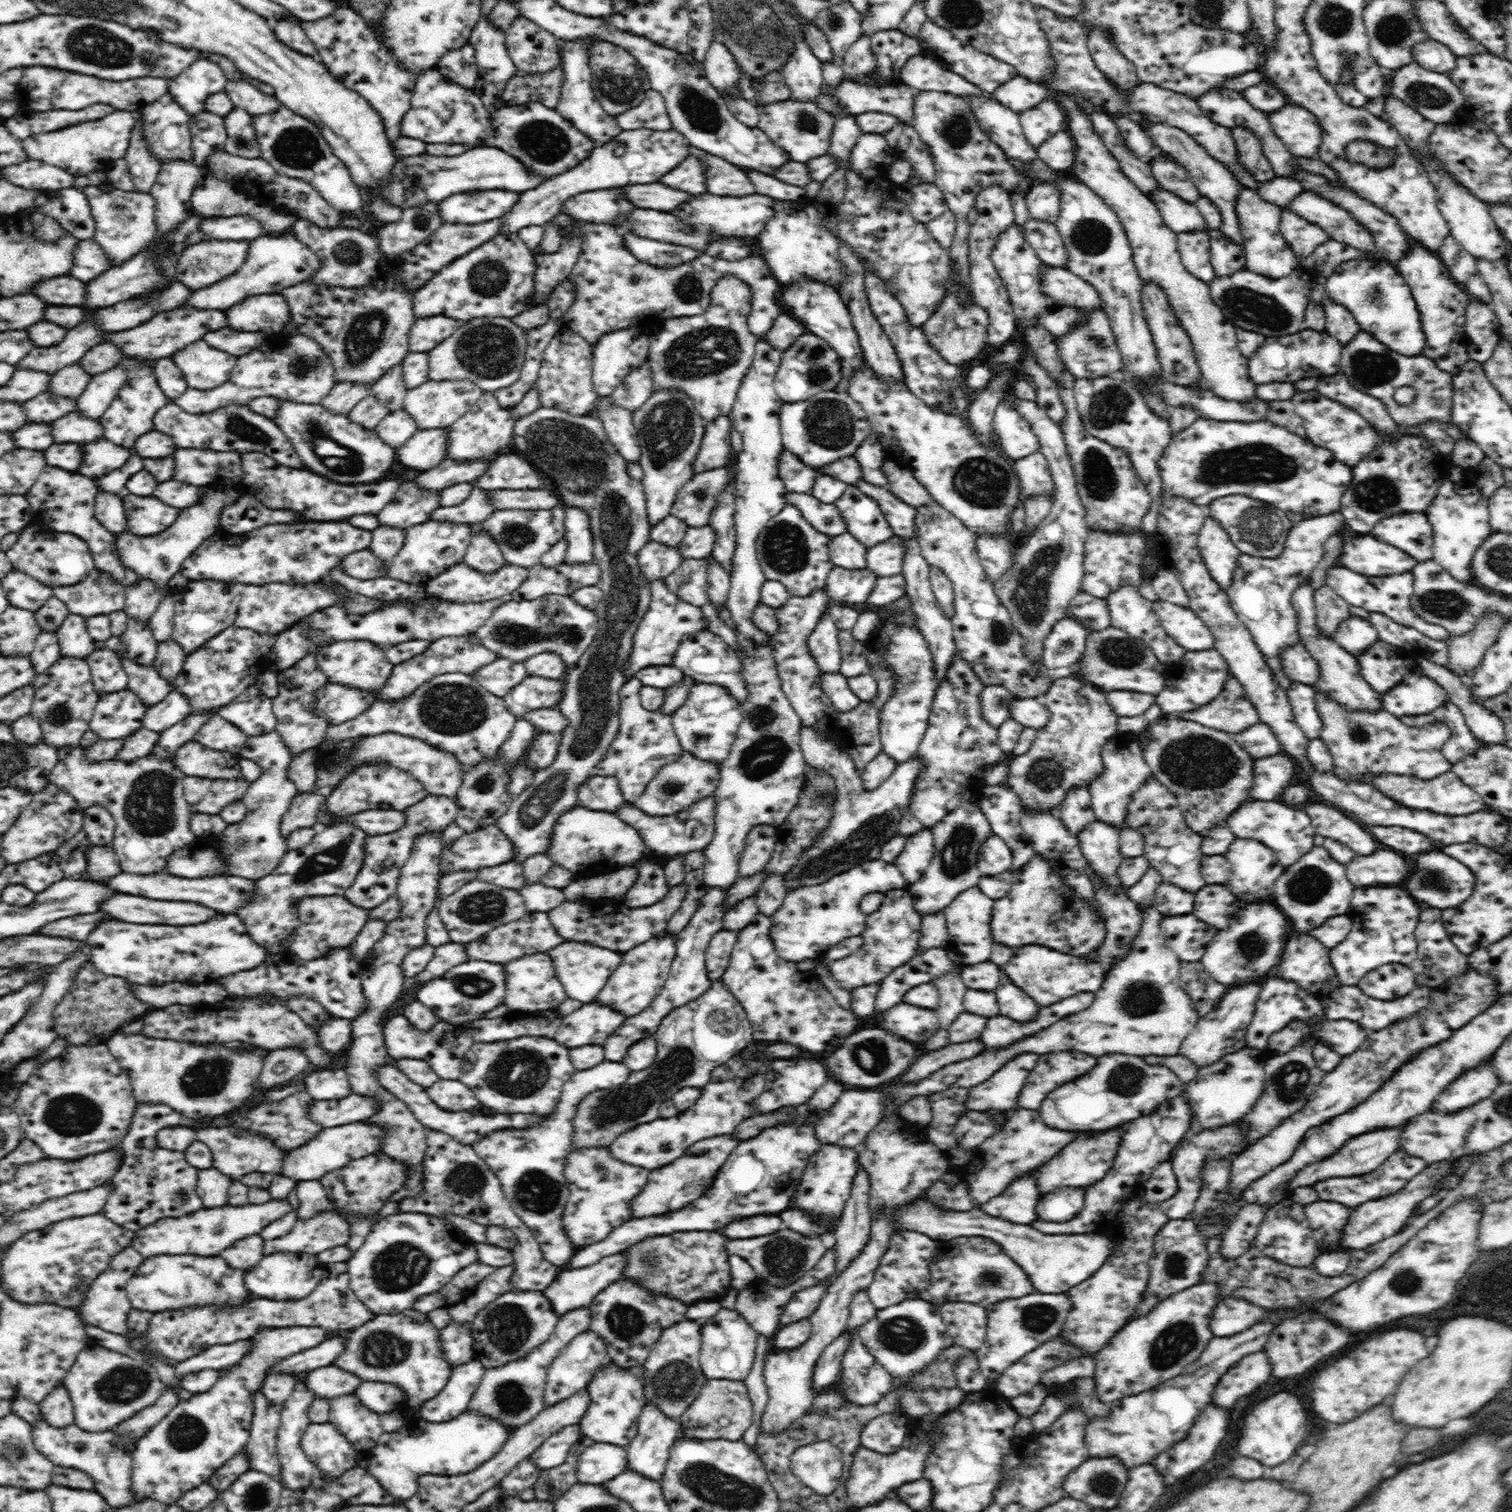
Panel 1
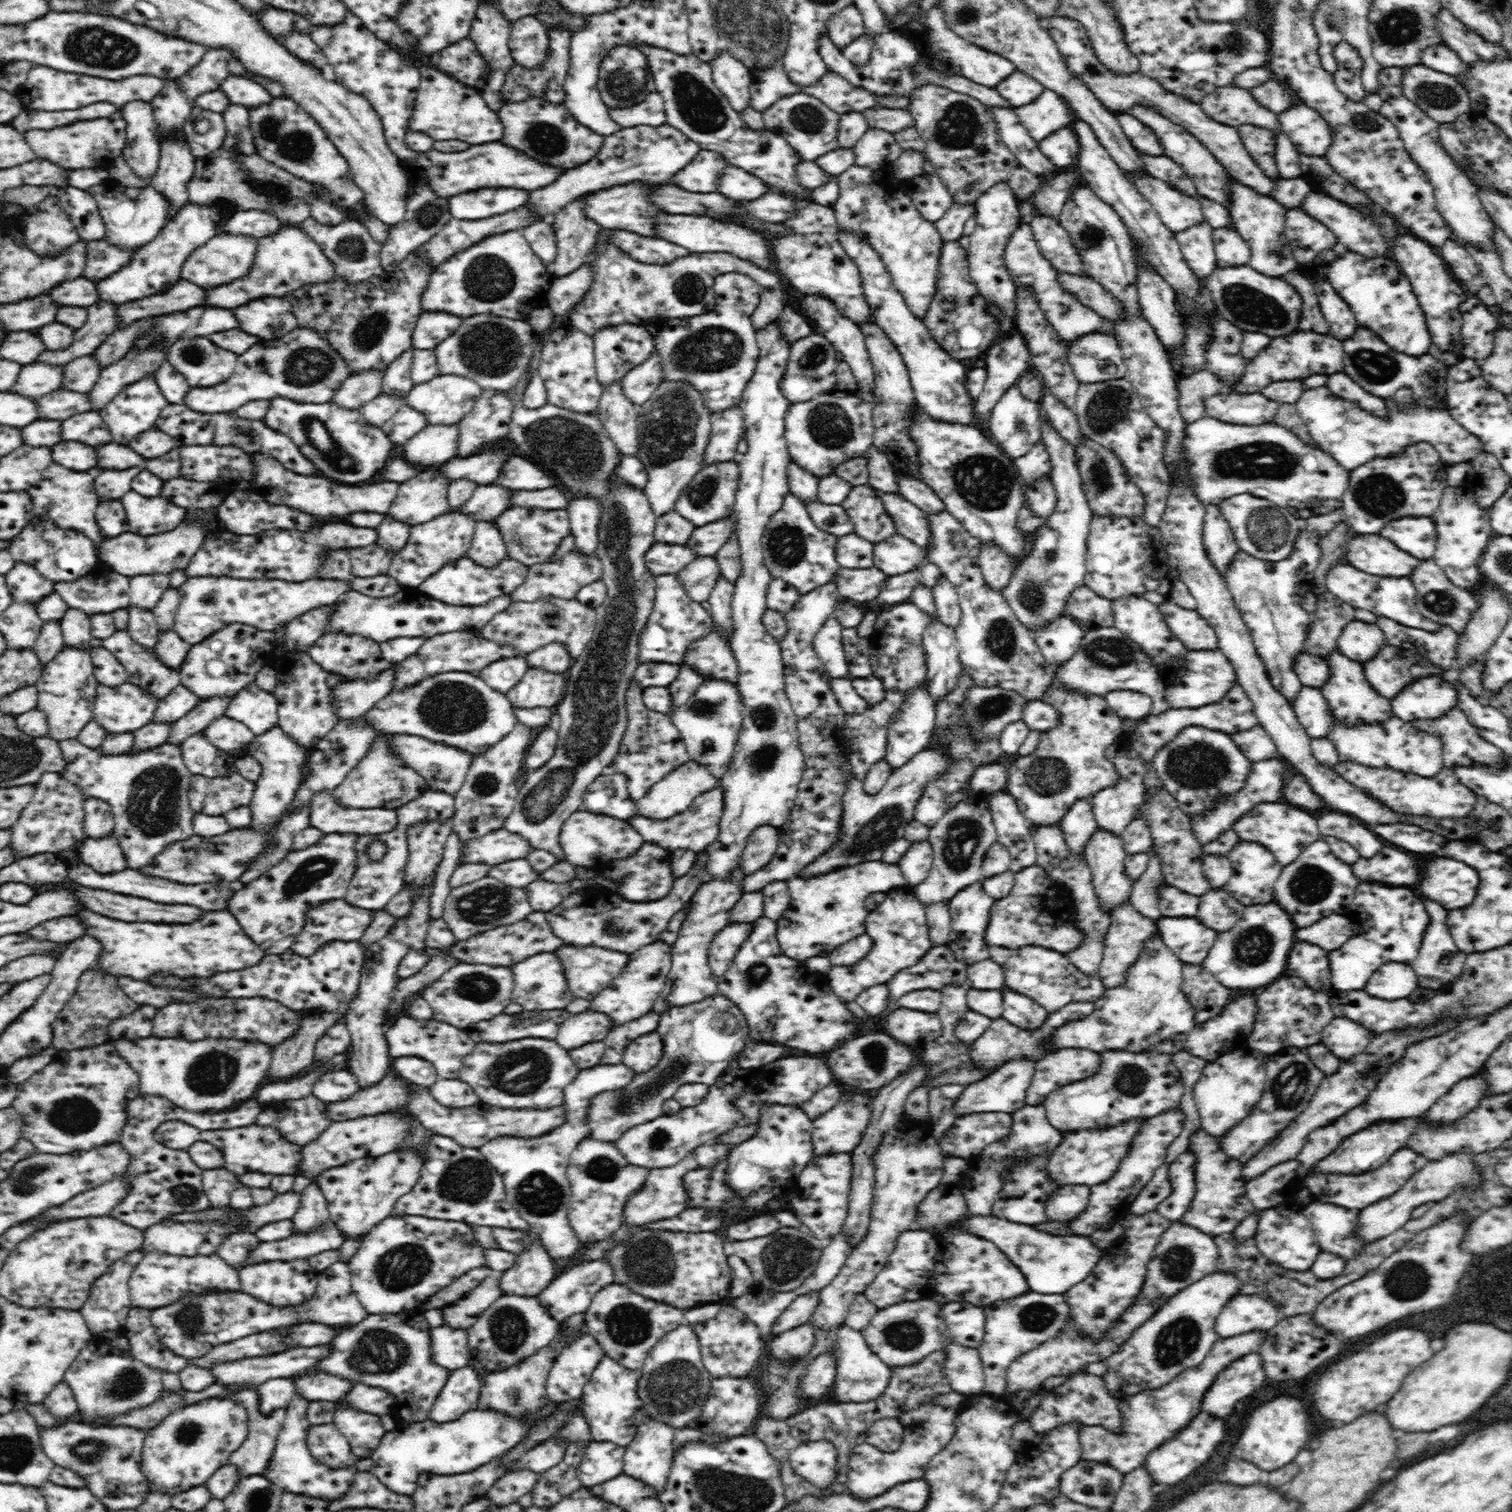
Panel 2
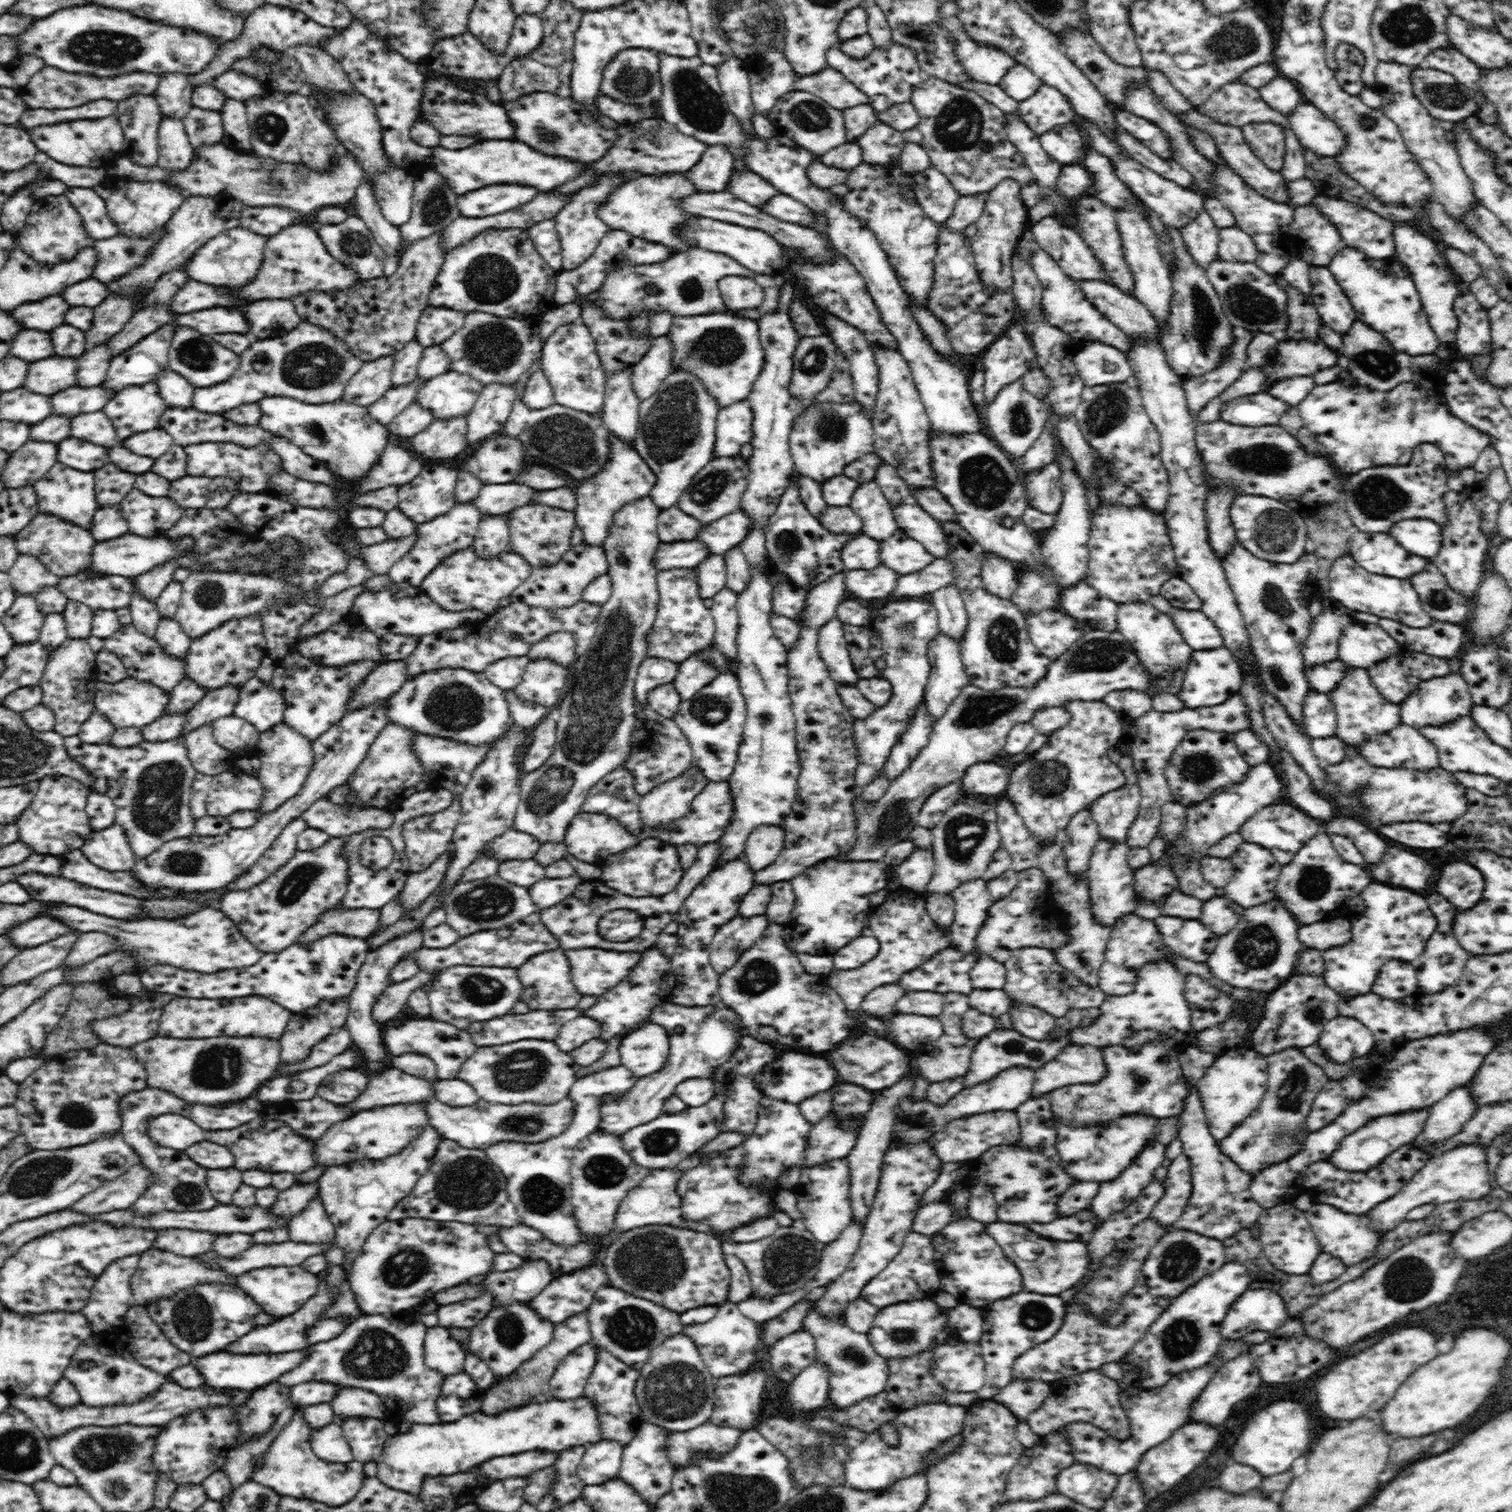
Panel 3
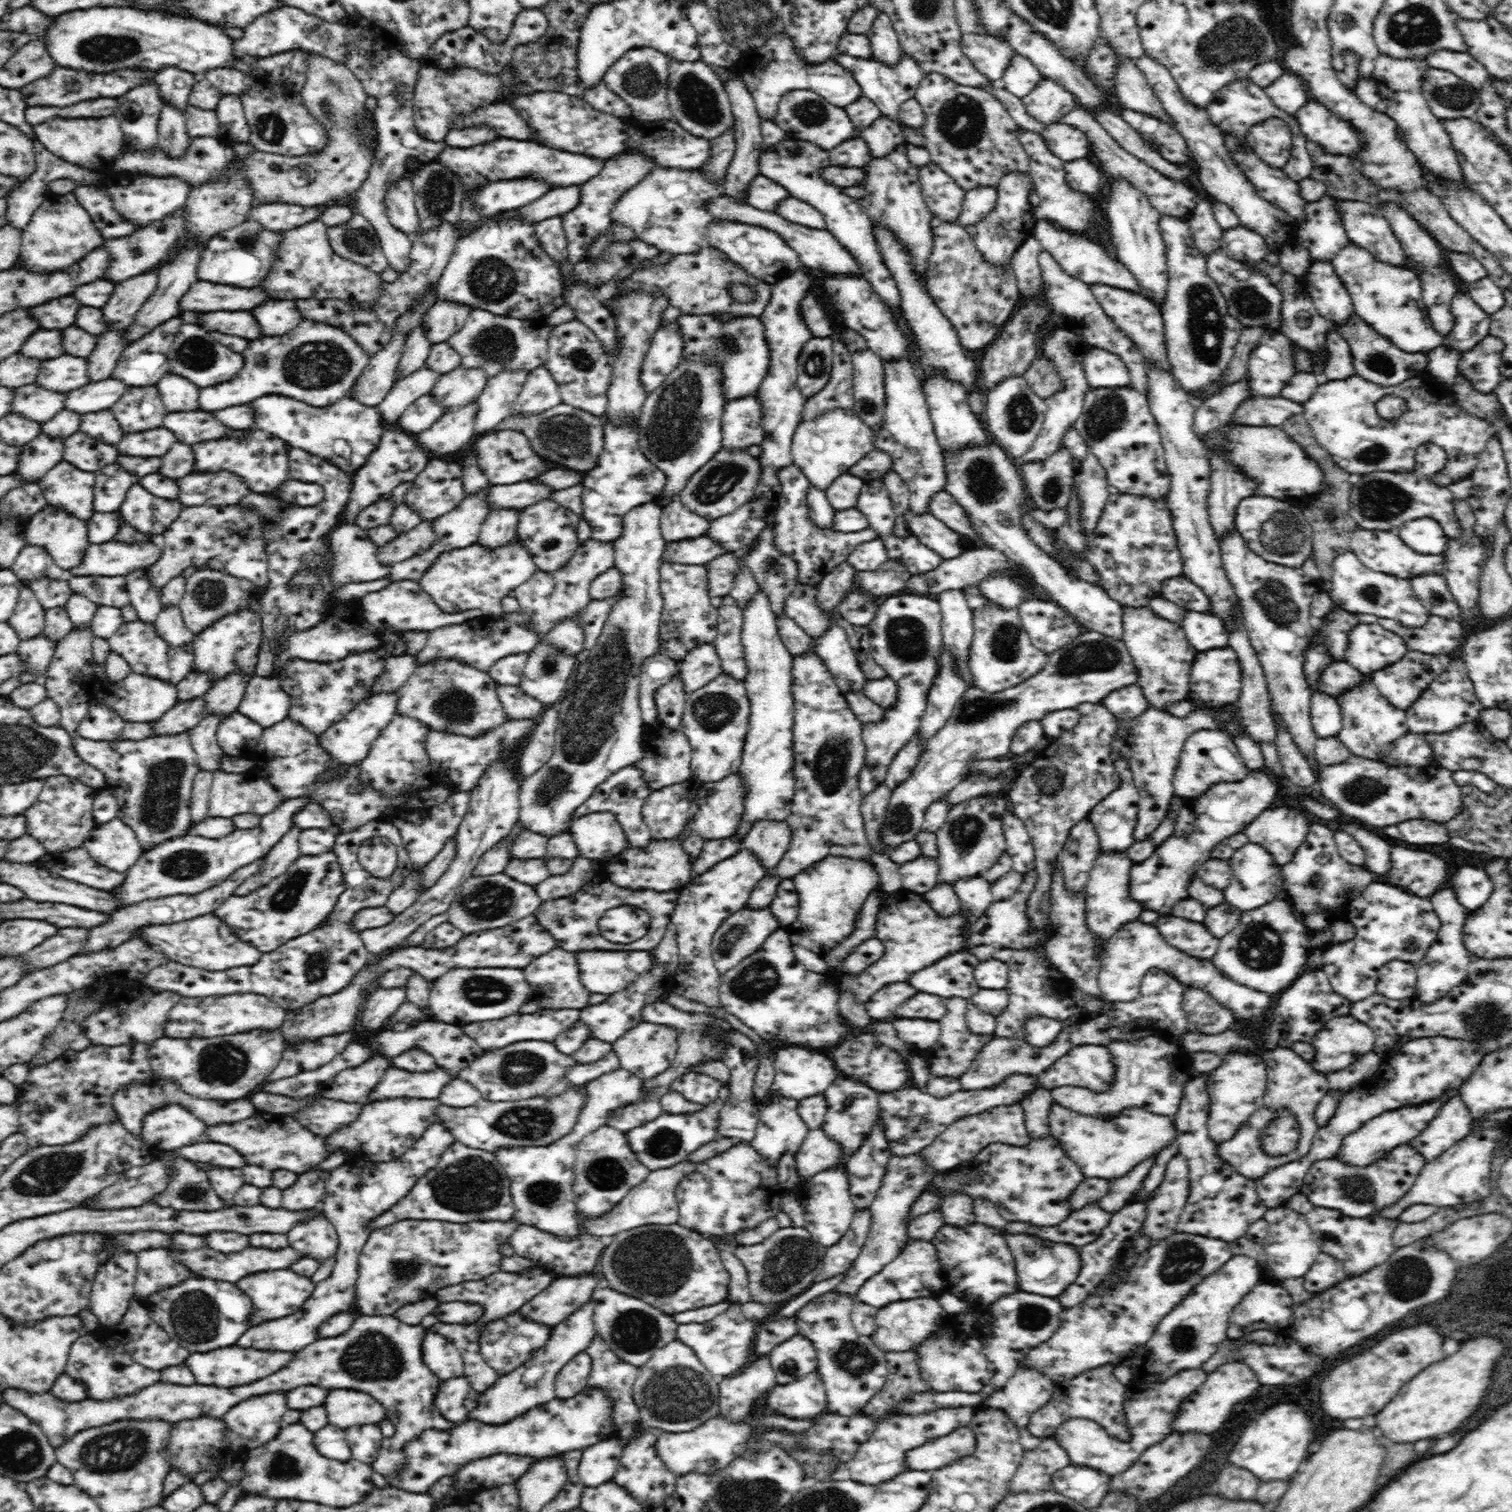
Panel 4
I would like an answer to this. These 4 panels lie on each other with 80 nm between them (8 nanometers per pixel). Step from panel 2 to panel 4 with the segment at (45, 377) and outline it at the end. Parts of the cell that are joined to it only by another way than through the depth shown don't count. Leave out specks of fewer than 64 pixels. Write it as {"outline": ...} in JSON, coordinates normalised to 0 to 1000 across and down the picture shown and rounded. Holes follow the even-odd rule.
{"outline":[[[43,234],[28,238],[26,242],[22,253],[32,259],[45,260],[60,253],[58,238],[53,235]]]}

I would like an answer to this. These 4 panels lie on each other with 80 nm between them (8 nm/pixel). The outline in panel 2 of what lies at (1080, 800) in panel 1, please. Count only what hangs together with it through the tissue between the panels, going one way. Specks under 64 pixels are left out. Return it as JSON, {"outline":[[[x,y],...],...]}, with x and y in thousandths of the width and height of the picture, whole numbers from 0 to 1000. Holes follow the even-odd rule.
{"outline":[[[720,529],[710,532],[706,536],[700,546],[702,548],[705,558],[706,558],[706,562],[710,565],[716,566],[720,555],[727,548]]]}

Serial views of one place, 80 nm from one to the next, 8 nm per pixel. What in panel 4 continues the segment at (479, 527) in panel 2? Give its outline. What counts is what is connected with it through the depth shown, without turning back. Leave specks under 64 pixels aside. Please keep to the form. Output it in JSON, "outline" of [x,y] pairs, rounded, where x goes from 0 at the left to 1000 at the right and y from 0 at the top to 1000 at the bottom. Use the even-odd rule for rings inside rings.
{"outline":[[[325,337],[320,343],[315,358],[323,362],[331,362],[342,356],[341,349],[345,337]]]}

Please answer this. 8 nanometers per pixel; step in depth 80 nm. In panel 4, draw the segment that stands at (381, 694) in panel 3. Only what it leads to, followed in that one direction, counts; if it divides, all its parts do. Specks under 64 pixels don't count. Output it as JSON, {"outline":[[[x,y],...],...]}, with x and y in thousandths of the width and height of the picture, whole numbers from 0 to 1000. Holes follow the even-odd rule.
{"outline":[[[266,433],[258,434],[255,436],[254,443],[248,448],[245,459],[250,458],[263,458],[263,456],[273,446],[276,438],[274,434]]]}

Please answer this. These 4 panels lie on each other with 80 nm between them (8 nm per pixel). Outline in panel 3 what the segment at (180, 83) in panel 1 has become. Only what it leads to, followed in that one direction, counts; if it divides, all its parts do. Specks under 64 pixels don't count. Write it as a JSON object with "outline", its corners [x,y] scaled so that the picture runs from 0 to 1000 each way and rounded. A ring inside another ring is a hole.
{"outline":[[[176,2],[175,3],[171,4],[169,7],[167,7],[163,12],[161,15],[161,21],[156,25],[156,26],[152,26],[146,29],[144,33],[144,36],[142,37],[142,40],[138,42],[135,46],[130,48],[130,49],[124,49],[124,52],[128,58],[131,58],[132,56],[142,56],[142,52],[148,49],[149,46],[153,46],[153,42],[155,40],[160,38],[166,38],[168,37],[168,34],[170,32],[173,30],[175,31],[179,31],[182,34],[187,35],[188,32],[192,32],[196,30],[206,30],[214,32],[214,28],[217,24],[223,23],[223,19],[213,17],[207,13],[205,13],[200,8],[198,7],[192,6],[190,5],[185,5],[180,3]]]}

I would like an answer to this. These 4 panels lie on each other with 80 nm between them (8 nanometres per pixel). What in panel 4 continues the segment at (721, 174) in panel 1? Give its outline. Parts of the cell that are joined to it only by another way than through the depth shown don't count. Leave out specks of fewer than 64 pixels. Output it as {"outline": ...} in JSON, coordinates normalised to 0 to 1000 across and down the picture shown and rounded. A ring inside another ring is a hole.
{"outline":[[[505,116],[499,116],[494,123],[493,134],[501,139],[512,140],[516,133],[524,130],[515,120]]]}

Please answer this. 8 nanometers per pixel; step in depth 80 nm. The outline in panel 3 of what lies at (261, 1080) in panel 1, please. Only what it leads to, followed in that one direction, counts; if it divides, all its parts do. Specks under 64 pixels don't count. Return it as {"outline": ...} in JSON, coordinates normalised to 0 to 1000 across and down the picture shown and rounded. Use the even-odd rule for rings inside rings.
{"outline":[[[231,659],[222,661],[212,661],[209,665],[199,669],[194,669],[190,675],[189,681],[187,683],[185,687],[185,704],[196,704],[196,702],[202,701],[206,692],[210,691],[210,689],[212,689],[218,684],[229,680],[230,671],[231,671]]]}

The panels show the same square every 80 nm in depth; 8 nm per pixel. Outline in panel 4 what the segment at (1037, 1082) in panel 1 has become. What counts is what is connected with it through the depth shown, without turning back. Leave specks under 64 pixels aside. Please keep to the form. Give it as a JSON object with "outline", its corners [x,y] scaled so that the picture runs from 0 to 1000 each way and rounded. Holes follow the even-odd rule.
{"outline":[[[712,692],[705,698],[687,710],[685,720],[716,719],[732,722],[737,711],[735,698],[730,692]]]}

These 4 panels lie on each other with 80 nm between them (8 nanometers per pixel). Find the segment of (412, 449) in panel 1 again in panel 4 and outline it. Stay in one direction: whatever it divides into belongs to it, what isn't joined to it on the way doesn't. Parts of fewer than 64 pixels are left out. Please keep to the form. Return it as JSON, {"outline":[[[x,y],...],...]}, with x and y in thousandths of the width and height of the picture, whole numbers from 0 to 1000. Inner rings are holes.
{"outline":[[[316,266],[295,272],[286,282],[275,287],[276,292],[286,302],[306,298],[313,287]]]}

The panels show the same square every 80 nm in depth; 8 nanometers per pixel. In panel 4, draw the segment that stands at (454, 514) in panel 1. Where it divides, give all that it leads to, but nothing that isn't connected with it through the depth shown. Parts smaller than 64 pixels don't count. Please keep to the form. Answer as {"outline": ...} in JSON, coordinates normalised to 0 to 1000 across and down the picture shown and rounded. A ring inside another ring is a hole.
{"outline":[[[353,317],[341,319],[340,320],[323,321],[322,331],[323,335],[327,337],[331,337],[331,336],[346,337],[362,330],[365,325],[366,323]]]}

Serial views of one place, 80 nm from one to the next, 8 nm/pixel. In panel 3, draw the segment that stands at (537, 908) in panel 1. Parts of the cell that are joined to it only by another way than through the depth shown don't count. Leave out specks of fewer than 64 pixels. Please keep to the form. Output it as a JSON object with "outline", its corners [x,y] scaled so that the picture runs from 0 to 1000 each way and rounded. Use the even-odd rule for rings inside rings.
{"outline":[[[380,577],[376,581],[360,581],[349,587],[350,592],[352,593],[353,598],[356,599],[356,602],[364,601],[369,597],[372,597],[380,590],[380,587],[385,584],[385,582]]]}

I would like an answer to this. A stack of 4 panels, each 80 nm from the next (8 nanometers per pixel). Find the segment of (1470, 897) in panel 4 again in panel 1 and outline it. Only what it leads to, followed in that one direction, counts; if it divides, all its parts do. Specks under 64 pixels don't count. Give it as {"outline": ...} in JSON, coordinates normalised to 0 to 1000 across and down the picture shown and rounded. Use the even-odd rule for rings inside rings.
{"outline":[[[953,562],[937,565],[933,579],[930,581],[929,585],[926,585],[939,598],[942,597],[950,601],[957,601],[967,598],[974,591],[975,585],[976,579],[974,579],[974,576],[958,565],[954,565]]]}

